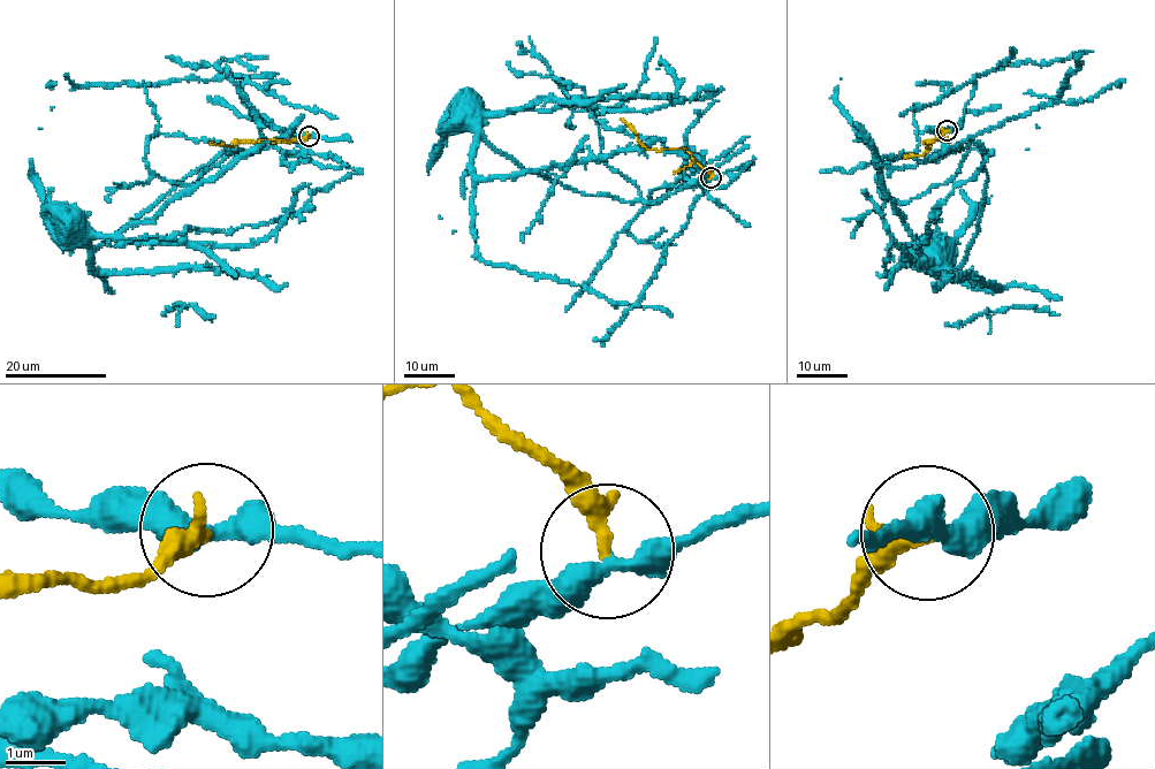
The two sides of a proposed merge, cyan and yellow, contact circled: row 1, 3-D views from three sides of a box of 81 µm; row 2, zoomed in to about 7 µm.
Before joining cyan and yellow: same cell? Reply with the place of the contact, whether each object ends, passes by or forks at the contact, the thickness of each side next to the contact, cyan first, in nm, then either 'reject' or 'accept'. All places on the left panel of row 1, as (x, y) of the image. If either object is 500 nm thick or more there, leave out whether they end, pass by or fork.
place (309, 136); cyan passes by; yellow ends; calibres 340 and 280 nm; reject

